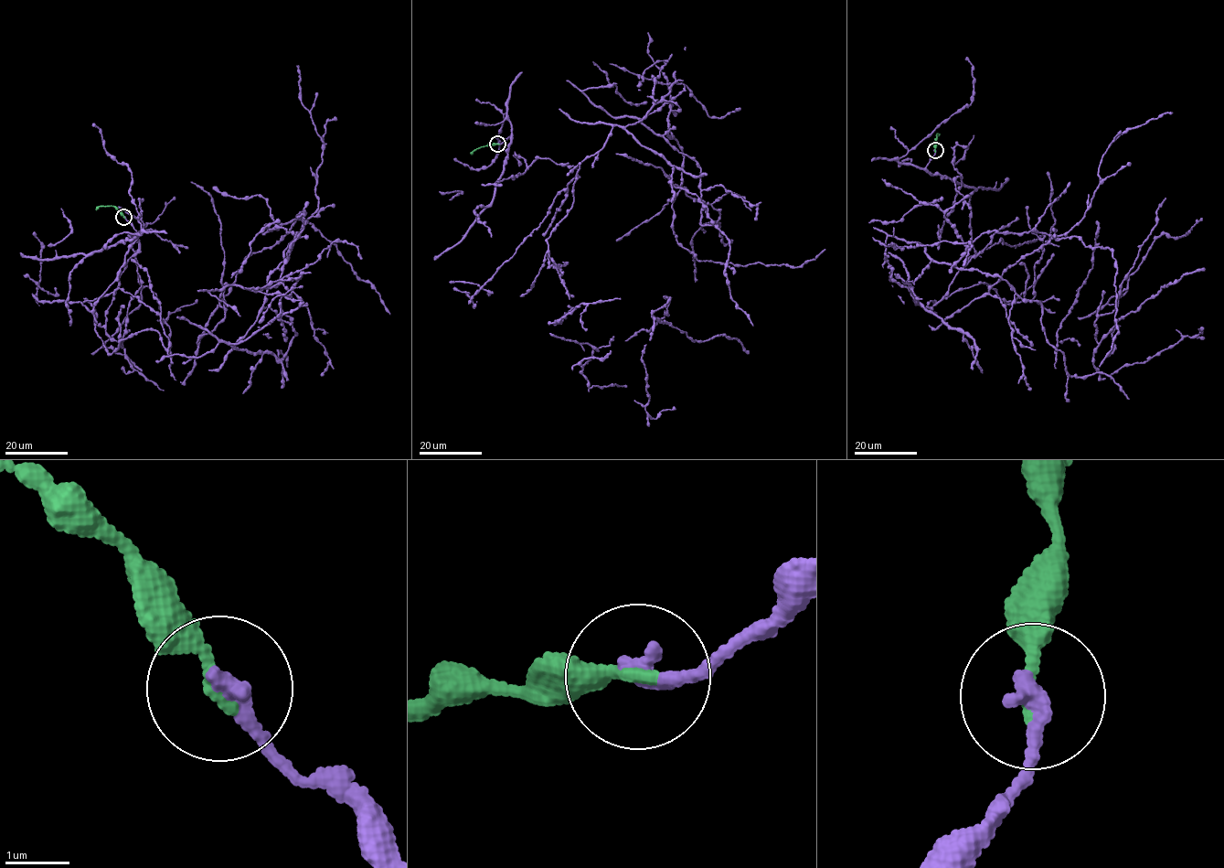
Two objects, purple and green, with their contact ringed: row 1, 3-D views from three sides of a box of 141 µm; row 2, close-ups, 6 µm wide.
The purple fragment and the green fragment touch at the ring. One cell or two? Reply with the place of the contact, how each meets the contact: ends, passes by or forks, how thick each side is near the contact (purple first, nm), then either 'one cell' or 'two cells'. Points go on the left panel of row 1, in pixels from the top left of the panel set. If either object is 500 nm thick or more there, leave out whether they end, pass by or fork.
(123, 217) | purple ends | green ends | 280/200 nm | one cell

